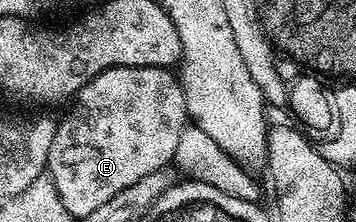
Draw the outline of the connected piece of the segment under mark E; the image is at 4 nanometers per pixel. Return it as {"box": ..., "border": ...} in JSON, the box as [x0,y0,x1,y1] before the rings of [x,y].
{"box":[46,67,189,204],"border":[[[110,67],[105,69],[97,77],[93,77],[79,91],[78,95],[74,96],[73,104],[75,108],[68,113],[62,120],[58,120],[55,136],[53,137],[53,145],[47,154],[46,170],[49,172],[49,177],[53,181],[56,189],[60,193],[72,191],[75,195],[84,195],[87,199],[92,199],[92,204],[101,204],[108,202],[115,194],[121,193],[127,187],[141,181],[145,176],[153,174],[154,171],[162,171],[170,164],[175,156],[177,141],[181,137],[184,127],[188,126],[189,116],[187,113],[187,98],[183,92],[183,84],[177,78],[174,70],[165,67]]]}

